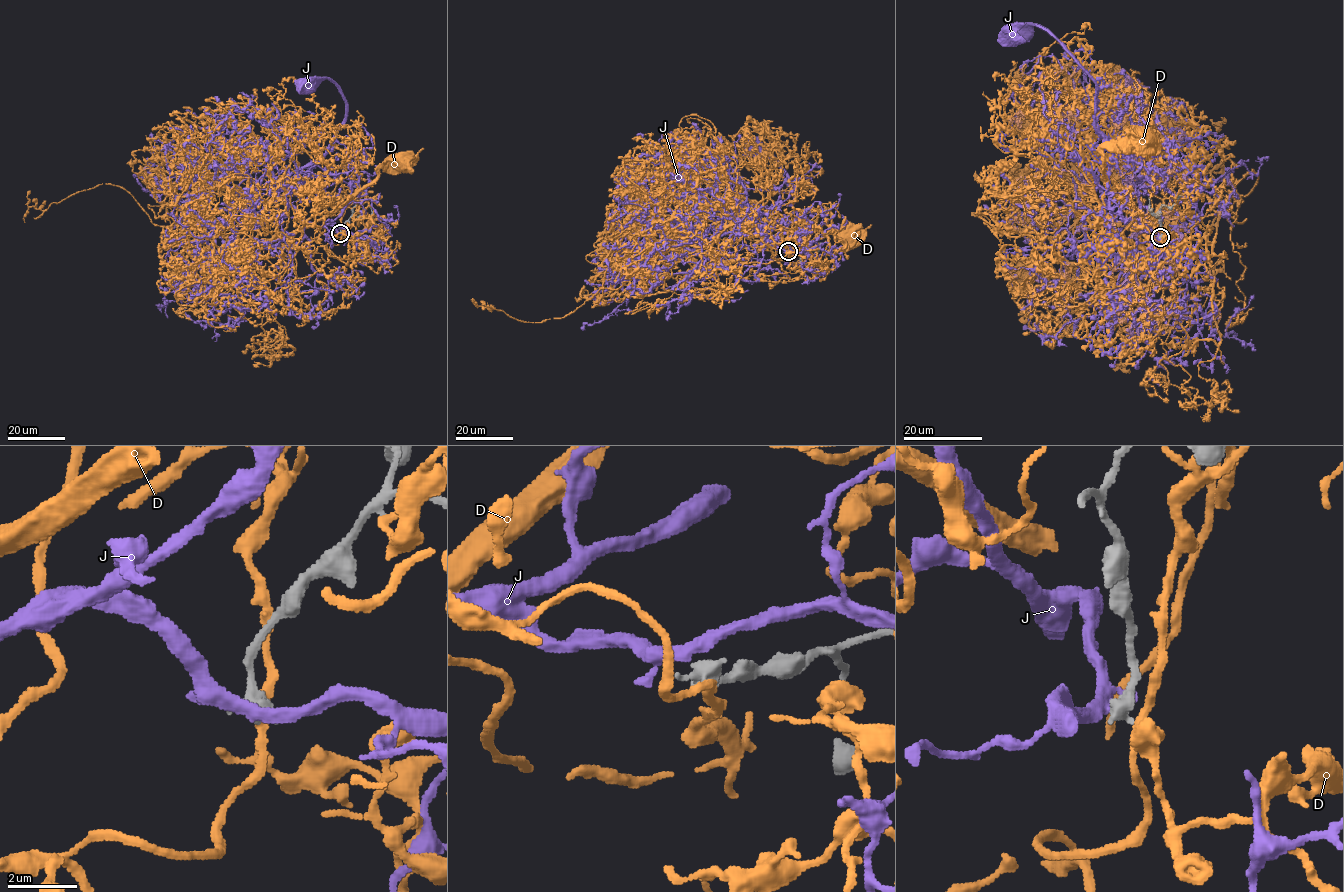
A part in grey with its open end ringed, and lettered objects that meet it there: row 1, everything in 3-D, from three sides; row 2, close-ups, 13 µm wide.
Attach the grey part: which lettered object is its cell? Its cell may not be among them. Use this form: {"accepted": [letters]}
{"accepted": ["J"]}

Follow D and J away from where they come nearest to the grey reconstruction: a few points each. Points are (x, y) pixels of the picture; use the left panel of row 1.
D: (341, 234), (338, 244), (321, 245), (312, 256), (289, 236), (263, 242), (334, 213), (388, 160), (398, 162)
J: (340, 233), (313, 226), (279, 195), (295, 170), (326, 151), (344, 116), (345, 97), (331, 81), (307, 84)

